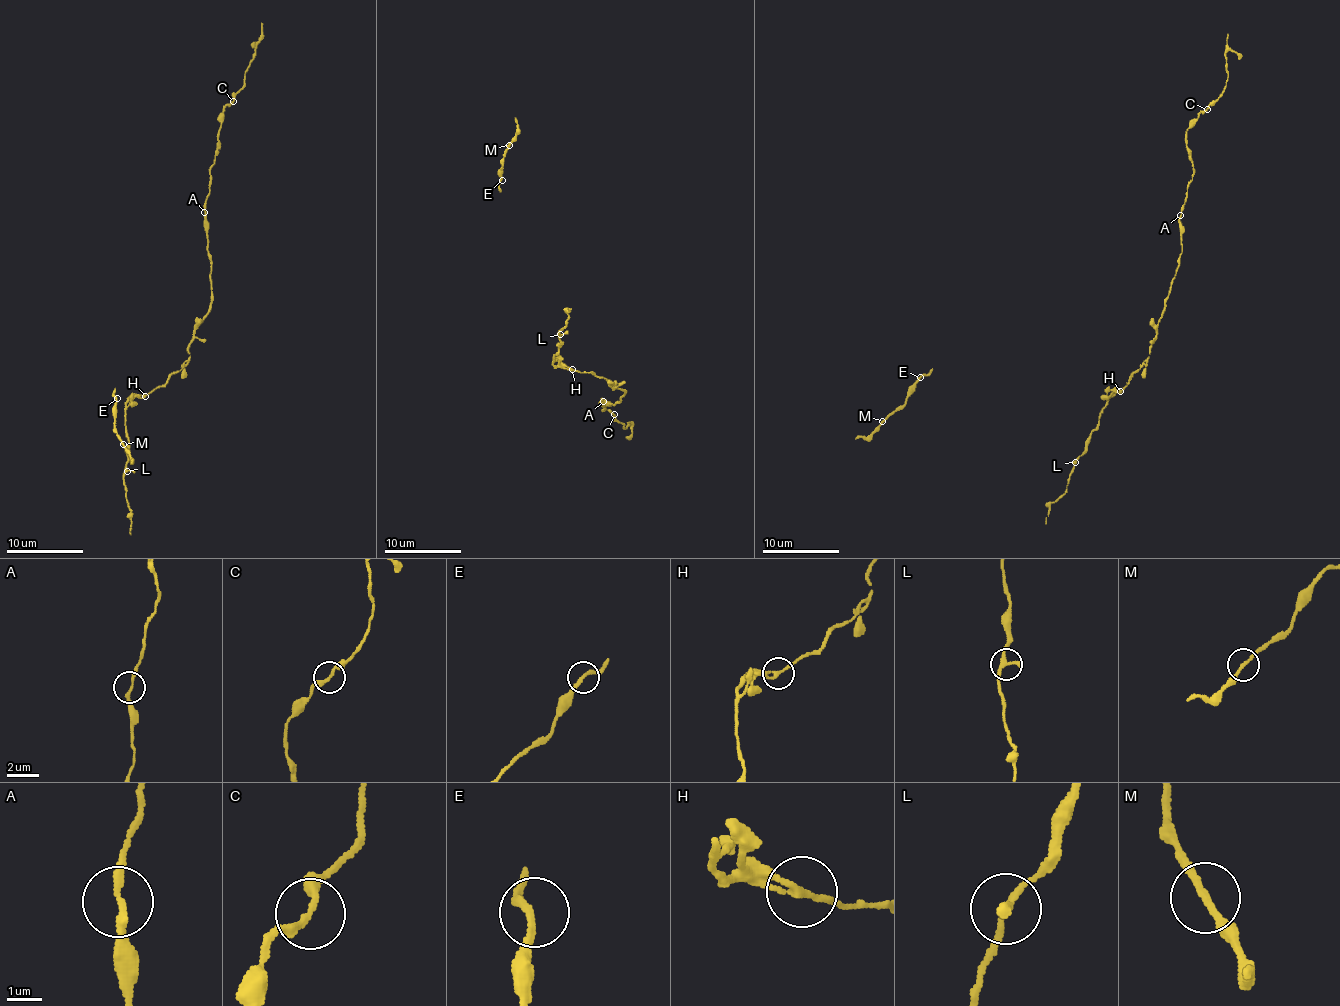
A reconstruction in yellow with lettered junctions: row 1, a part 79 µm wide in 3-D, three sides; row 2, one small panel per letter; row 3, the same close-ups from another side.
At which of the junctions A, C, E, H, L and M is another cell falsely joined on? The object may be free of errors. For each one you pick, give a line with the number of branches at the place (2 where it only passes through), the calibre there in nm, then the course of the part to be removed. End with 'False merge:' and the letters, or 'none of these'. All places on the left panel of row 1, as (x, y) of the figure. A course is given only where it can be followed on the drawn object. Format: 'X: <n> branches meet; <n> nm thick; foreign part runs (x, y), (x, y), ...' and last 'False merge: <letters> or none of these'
C: 2 branches meet; 200 nm thick; foreign part runs (234, 101), (259, 40), (250, 45)
False merge: C

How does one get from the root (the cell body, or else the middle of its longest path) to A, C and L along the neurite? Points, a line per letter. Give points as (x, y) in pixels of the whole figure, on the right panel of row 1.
A: (1135, 373), (1149, 355), (1182, 252), (1180, 215)
C: (1135, 373), (1149, 355), (1182, 252), (1180, 215), (1193, 168), (1186, 145), (1187, 128), (1207, 108)
L: (1135, 373), (1123, 389), (1116, 390), (1107, 399), (1098, 425), (1089, 435), (1087, 450), (1075, 462)

